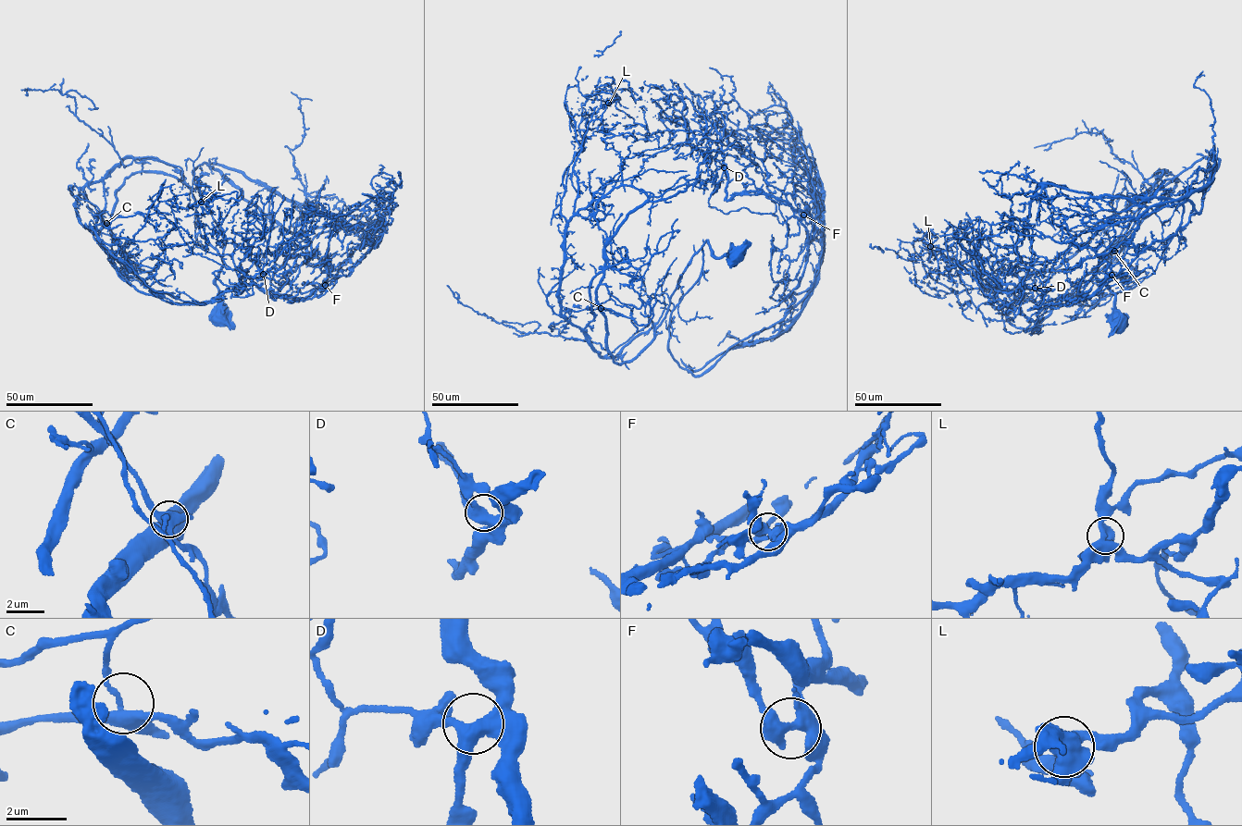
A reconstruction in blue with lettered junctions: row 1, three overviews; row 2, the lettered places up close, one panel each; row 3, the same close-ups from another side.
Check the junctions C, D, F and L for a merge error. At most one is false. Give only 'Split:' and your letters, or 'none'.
Split: none

